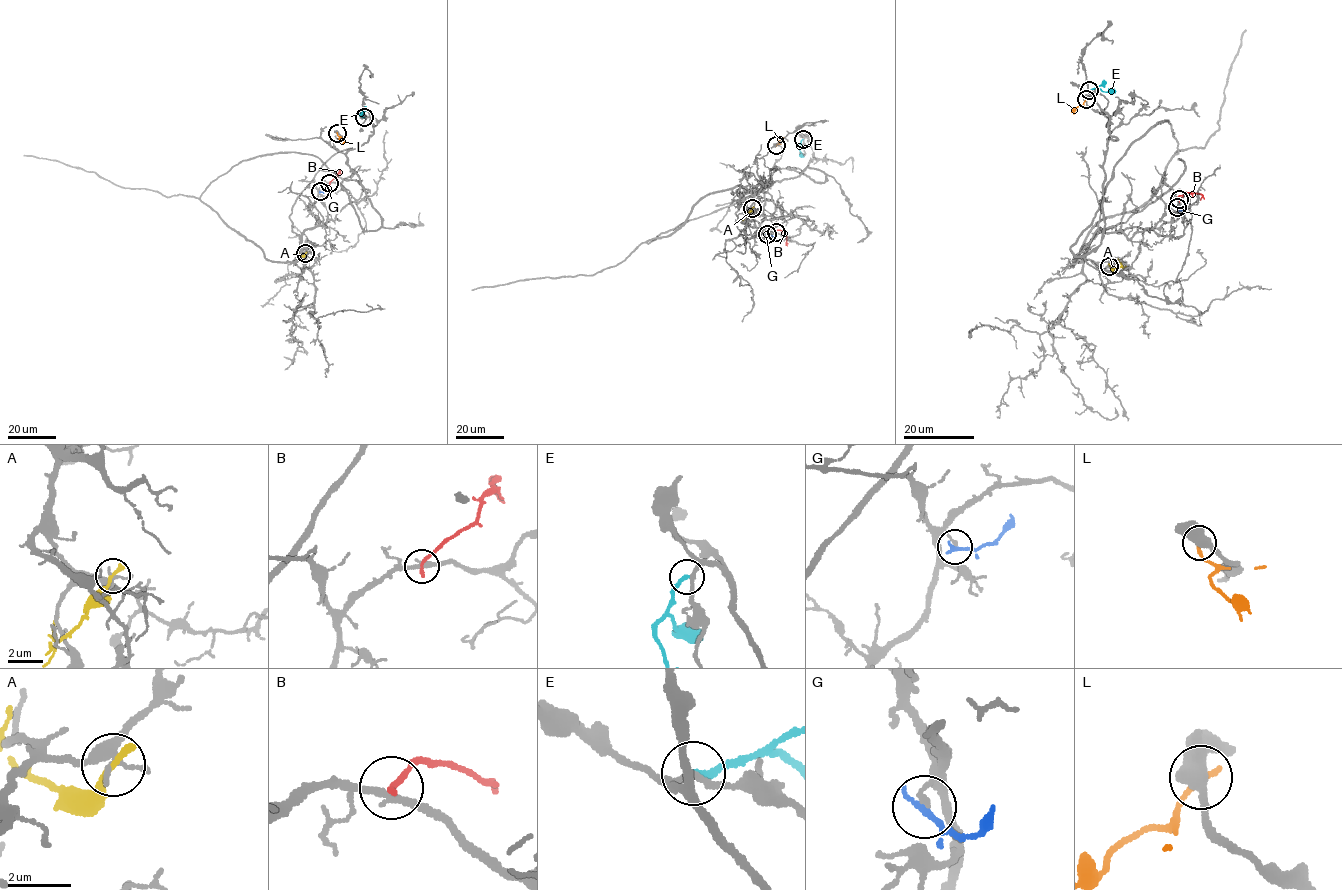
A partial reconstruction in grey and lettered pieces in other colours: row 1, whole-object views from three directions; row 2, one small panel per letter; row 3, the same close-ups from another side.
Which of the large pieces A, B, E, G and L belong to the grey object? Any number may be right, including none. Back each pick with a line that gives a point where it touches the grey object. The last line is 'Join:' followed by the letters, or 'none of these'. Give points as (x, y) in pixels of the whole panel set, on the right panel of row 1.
Join: none of these

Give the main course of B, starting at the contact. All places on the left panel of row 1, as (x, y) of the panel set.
B: (330, 182), (340, 170), (341, 174)

